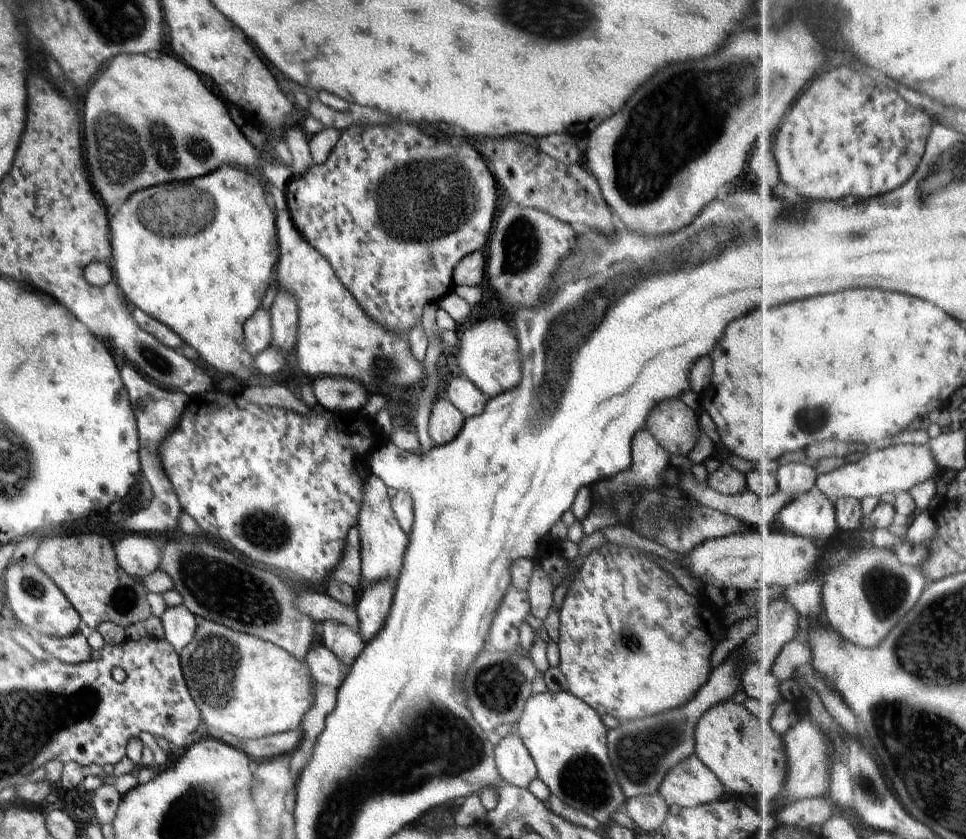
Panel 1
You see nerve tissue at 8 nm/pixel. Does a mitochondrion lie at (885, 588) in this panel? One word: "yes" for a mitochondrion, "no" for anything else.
yes

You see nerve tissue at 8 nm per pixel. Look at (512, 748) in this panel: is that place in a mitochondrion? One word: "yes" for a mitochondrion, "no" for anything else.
no

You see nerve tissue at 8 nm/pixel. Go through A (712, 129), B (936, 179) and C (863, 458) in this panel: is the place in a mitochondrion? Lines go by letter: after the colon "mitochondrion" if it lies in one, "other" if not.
A: other
B: mitochondrion
C: other

